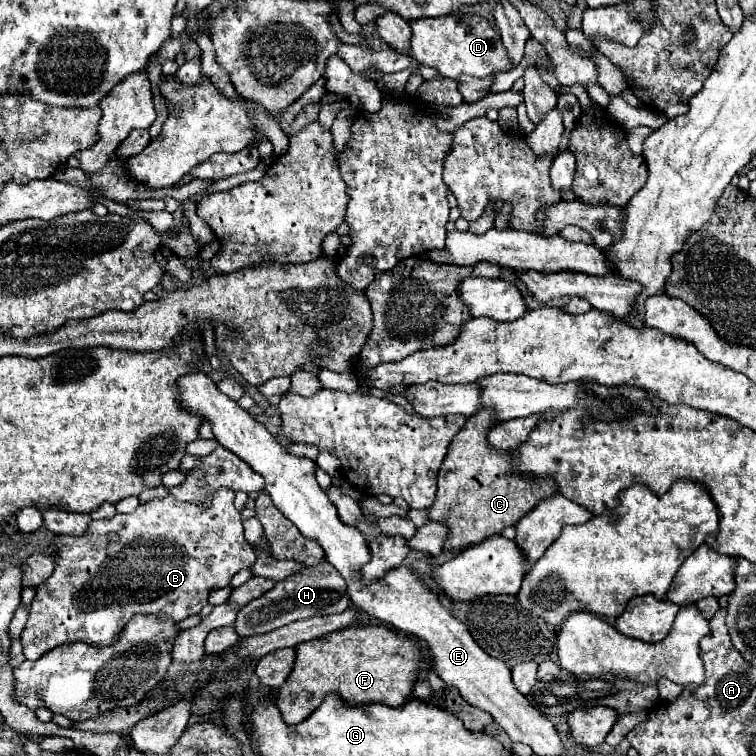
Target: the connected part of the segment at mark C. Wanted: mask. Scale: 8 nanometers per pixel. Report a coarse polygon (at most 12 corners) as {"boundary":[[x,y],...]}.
{"boundary":[[486,408],[454,436],[428,518],[446,552],[500,534],[556,494],[488,446]]}

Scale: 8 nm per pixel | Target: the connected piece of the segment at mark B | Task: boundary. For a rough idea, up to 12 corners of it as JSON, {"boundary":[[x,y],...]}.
{"boundary":[[234,490],[56,536],[26,660],[180,622],[256,552]]}

